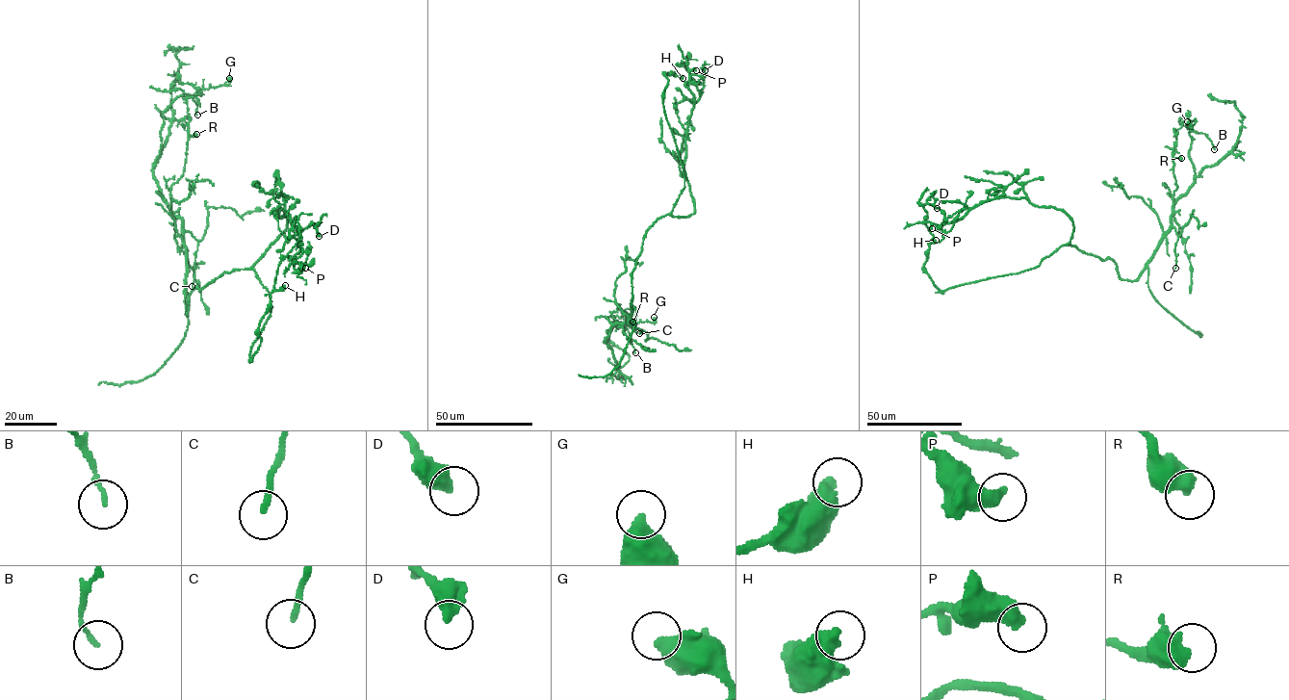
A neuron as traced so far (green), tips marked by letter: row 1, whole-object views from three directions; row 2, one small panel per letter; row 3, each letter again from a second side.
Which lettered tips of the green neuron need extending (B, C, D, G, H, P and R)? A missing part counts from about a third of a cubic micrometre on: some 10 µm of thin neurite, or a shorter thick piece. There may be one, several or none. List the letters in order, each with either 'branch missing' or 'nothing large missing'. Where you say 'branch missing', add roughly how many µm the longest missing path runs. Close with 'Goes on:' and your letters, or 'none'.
B: nothing large missing
C: nothing large missing
D: nothing large missing
G: nothing large missing
H: nothing large missing
P: nothing large missing
R: nothing large missing
Goes on: none

